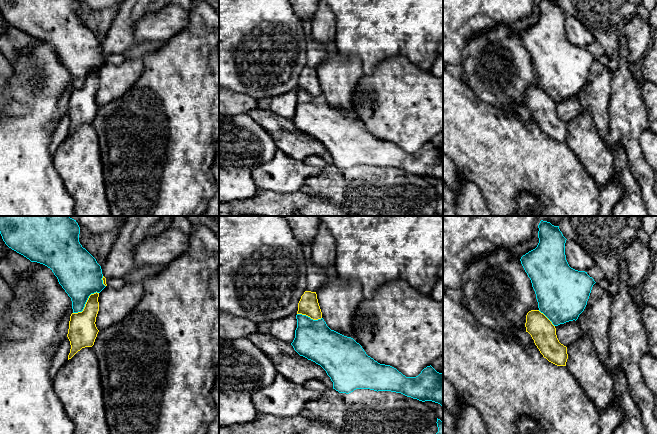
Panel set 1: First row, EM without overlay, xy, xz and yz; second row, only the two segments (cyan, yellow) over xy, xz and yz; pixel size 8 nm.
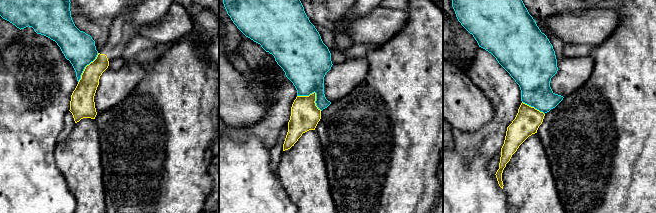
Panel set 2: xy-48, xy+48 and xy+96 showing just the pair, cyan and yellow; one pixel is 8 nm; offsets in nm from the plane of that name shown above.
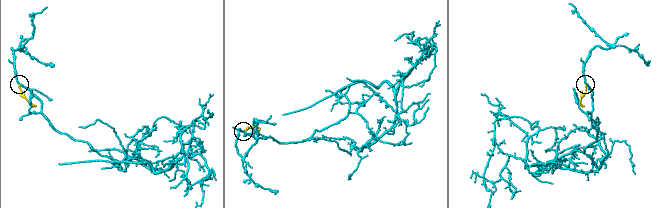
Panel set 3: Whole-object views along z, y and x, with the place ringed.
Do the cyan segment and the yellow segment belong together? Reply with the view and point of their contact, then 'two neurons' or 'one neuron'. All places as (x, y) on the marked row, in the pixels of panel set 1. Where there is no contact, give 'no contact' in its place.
meets cyan in xy at (85, 303); two neurons

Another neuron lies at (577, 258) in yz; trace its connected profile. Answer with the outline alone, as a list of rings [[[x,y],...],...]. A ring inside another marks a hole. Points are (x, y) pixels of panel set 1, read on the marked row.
[[[567,239],[565,255],[569,266],[578,271],[587,271],[595,265],[593,258],[575,241]]]

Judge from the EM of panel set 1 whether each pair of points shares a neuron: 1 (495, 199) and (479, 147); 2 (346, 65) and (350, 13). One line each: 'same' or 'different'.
1: same
2: different

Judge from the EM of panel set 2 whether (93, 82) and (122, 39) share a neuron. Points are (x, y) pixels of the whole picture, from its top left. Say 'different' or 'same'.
same

